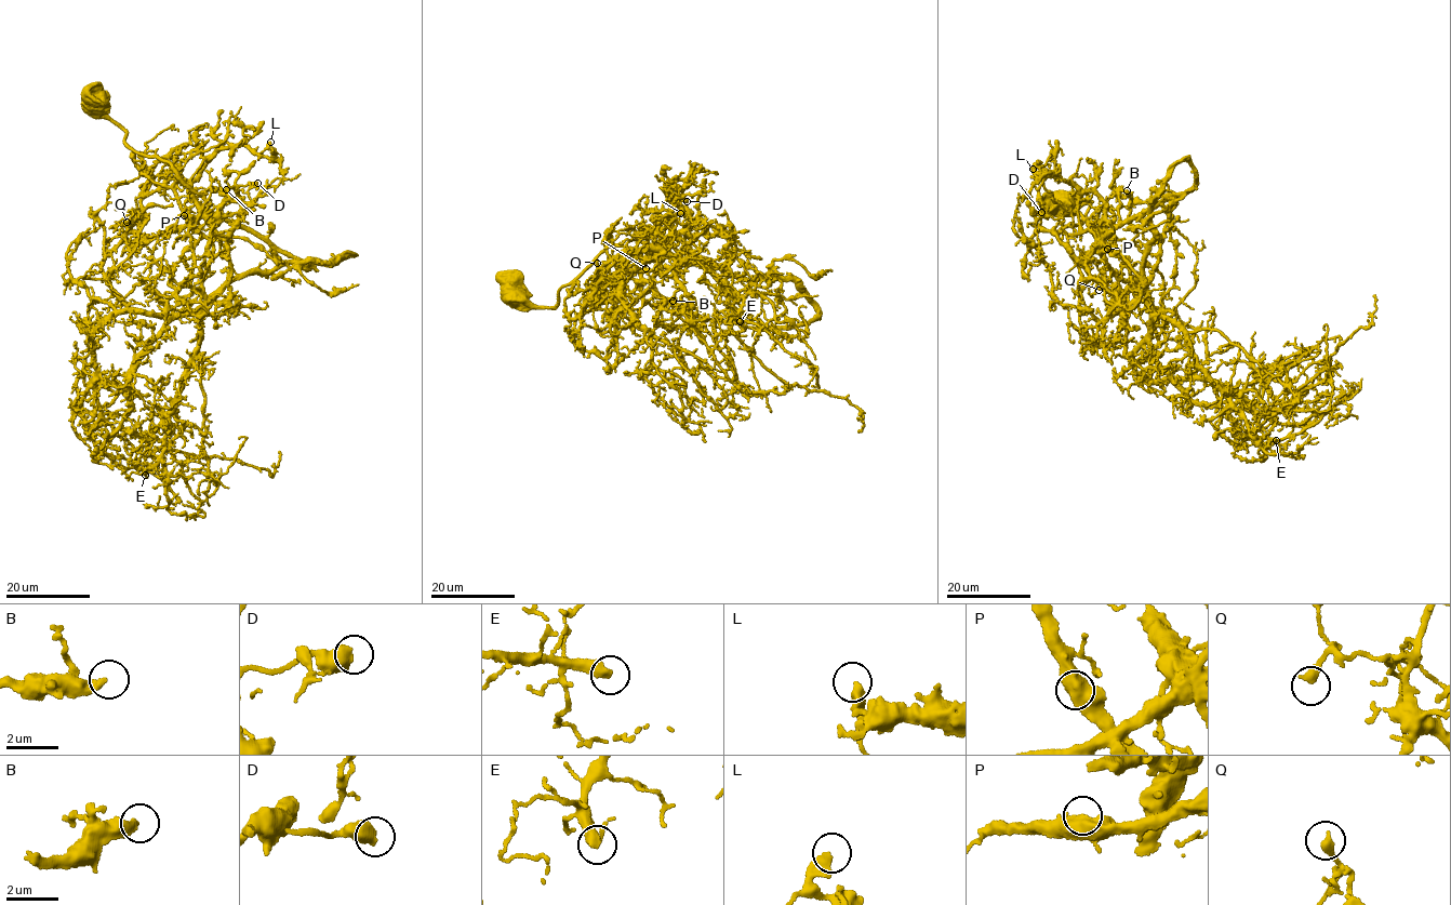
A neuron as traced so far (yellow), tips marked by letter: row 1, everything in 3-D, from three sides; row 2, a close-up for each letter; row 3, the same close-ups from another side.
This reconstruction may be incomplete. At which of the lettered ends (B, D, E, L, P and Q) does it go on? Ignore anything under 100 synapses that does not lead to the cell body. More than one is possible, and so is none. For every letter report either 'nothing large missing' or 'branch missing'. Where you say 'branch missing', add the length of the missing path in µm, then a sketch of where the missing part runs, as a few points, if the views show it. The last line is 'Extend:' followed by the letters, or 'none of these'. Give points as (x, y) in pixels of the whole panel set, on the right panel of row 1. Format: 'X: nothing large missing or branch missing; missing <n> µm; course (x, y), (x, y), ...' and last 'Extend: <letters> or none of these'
B: nothing large missing
D: nothing large missing
E: branch missing; missing 25 µm; course (1276, 440), (1288, 443), (1310, 431), (1325, 418), (1333, 416), (1345, 421)
L: nothing large missing
P: nothing large missing
Q: nothing large missing
Extend: E

